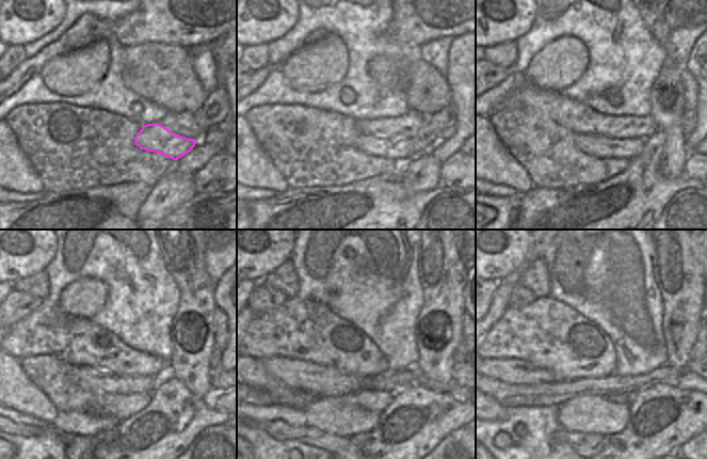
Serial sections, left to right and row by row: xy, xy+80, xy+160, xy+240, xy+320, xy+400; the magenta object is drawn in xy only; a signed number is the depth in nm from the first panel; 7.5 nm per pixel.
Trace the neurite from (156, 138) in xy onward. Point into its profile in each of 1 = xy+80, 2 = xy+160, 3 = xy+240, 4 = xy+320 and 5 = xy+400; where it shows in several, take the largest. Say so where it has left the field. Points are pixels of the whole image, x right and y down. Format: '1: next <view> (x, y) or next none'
1: next xy+80 (399, 149)
2: next xy+160 (594, 145)
3: next xy+240 (96, 380)
4: next xy+320 (322, 381)
5: next xy+400 (510, 370)

